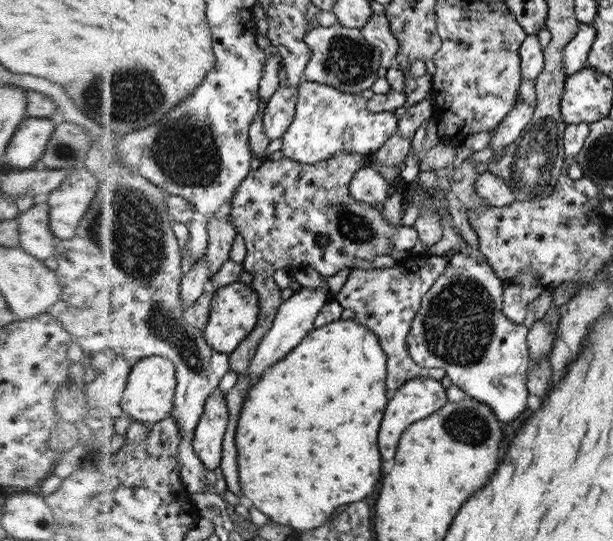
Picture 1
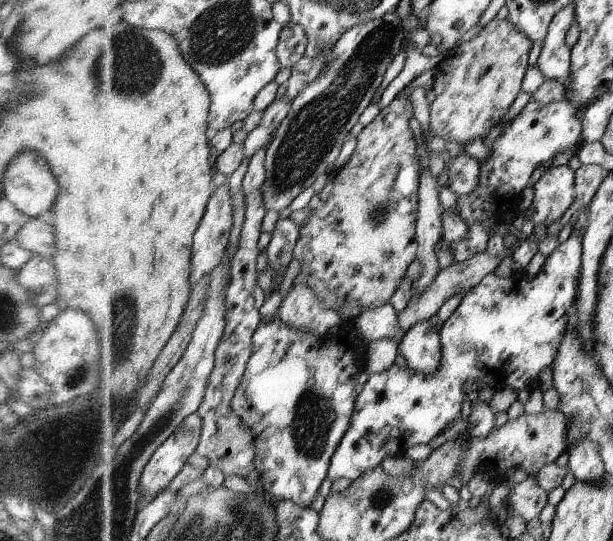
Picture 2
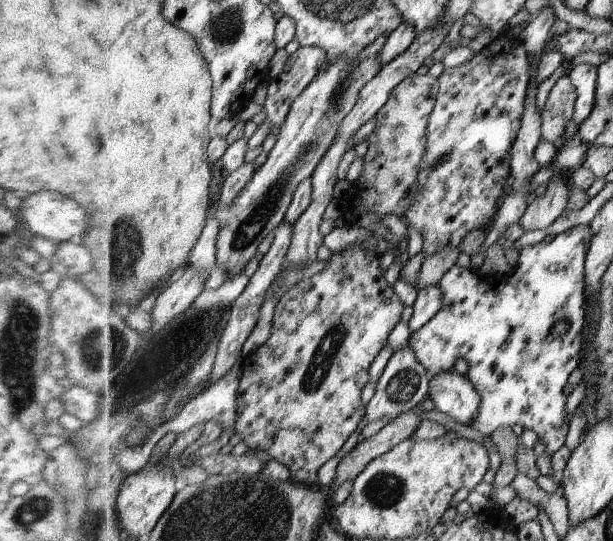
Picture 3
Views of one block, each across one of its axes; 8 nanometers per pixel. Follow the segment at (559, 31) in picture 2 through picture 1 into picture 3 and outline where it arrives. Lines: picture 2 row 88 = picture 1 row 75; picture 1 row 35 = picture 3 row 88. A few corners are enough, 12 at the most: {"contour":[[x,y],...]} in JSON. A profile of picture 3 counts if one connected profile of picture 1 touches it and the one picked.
{"contour":[[580,64],[568,75],[577,91],[573,124],[593,112],[597,67]]}

